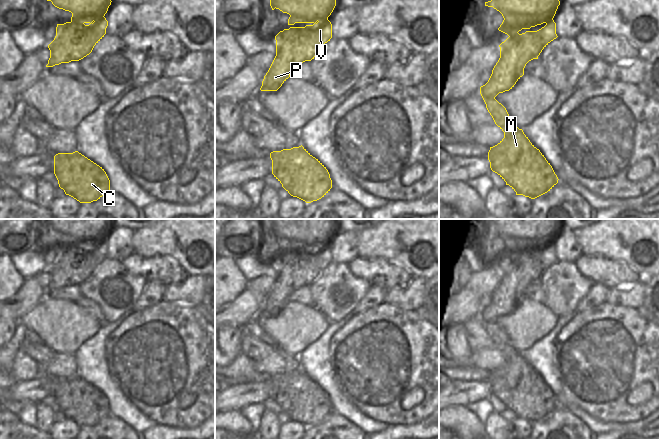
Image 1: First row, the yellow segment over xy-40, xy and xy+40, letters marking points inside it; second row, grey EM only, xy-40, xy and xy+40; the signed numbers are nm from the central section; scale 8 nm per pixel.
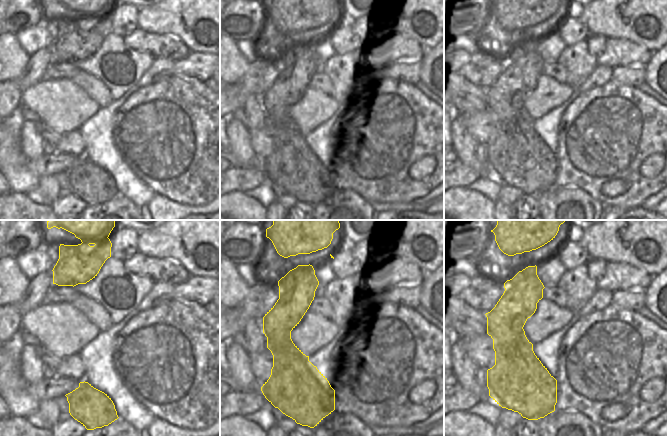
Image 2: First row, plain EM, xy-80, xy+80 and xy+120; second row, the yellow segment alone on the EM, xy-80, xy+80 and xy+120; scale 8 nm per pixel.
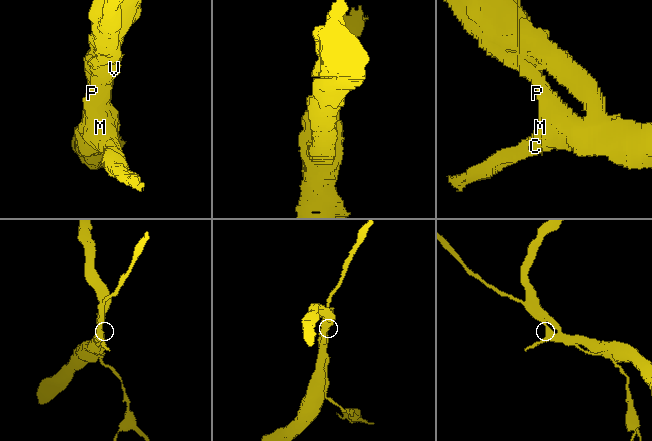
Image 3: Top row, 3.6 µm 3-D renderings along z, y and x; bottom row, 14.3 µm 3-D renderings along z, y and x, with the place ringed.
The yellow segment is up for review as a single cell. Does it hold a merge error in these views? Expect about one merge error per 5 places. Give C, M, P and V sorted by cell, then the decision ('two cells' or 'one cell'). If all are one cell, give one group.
C M P V | one cell

